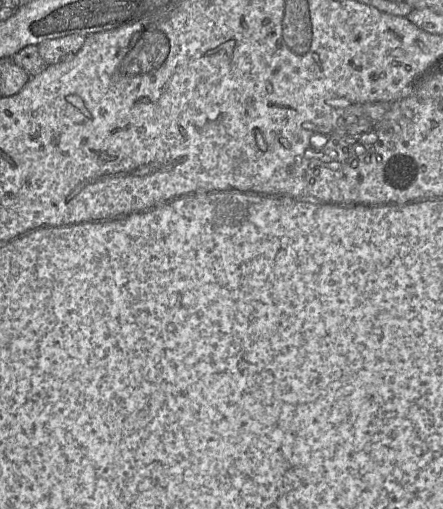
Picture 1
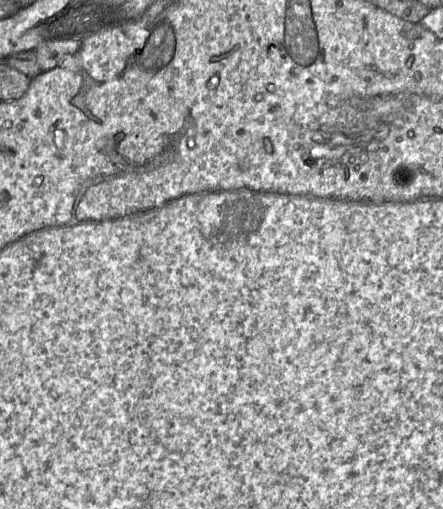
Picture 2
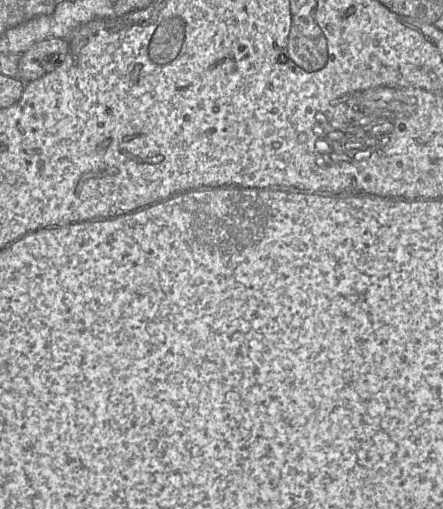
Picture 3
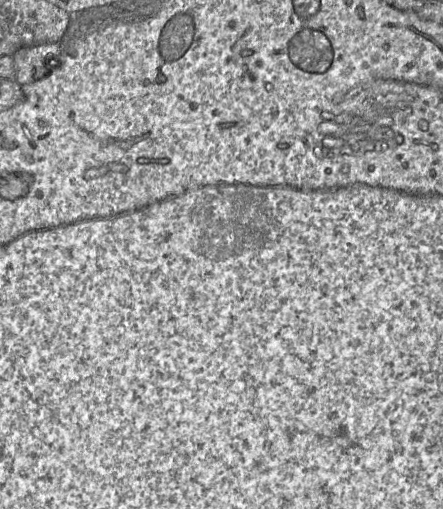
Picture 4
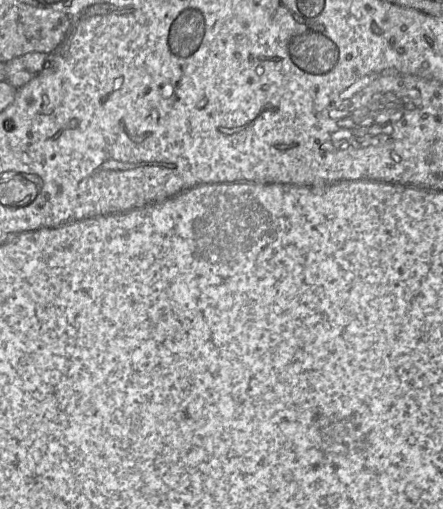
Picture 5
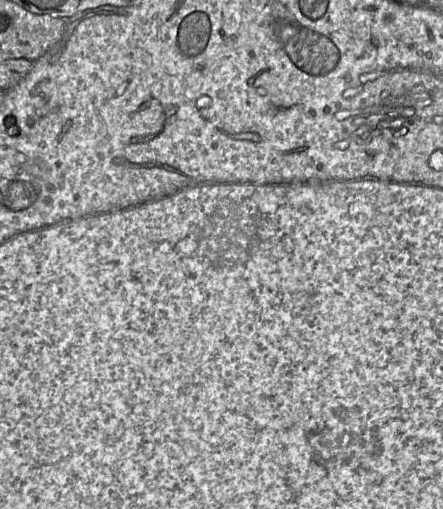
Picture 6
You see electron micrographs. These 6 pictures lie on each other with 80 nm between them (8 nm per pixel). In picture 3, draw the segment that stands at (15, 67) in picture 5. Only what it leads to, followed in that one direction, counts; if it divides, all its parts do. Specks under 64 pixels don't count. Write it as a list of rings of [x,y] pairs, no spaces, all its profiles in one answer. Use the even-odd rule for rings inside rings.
[[[48,38],[34,44],[21,54],[18,78],[25,83],[40,79],[49,65],[62,62],[69,49],[68,40],[62,38]]]

